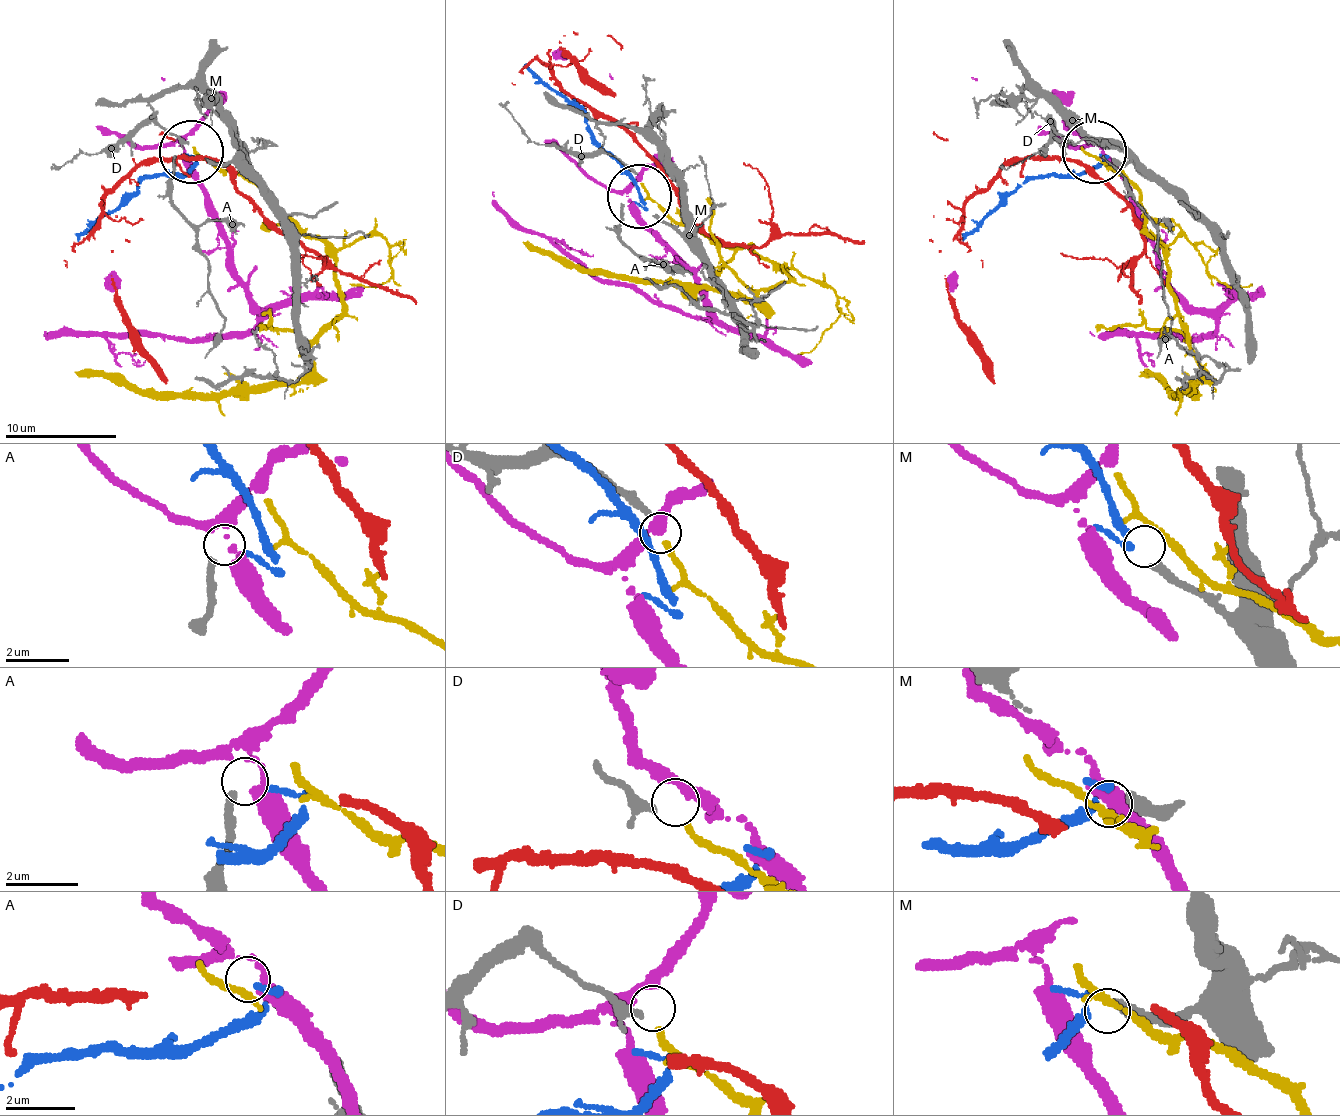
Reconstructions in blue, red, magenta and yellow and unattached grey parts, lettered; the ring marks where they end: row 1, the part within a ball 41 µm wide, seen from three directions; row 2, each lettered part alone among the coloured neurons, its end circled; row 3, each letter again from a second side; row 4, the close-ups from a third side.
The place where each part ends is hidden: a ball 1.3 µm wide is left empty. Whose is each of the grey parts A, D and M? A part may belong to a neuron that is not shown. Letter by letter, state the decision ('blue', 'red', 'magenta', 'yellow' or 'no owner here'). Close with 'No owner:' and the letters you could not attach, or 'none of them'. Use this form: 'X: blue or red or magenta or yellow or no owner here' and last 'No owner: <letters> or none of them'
A: no owner here
D: yellow
M: blue
No owner: A

